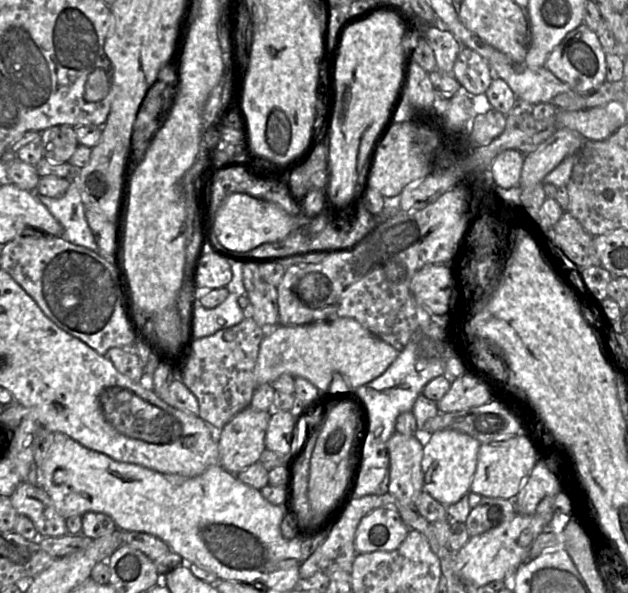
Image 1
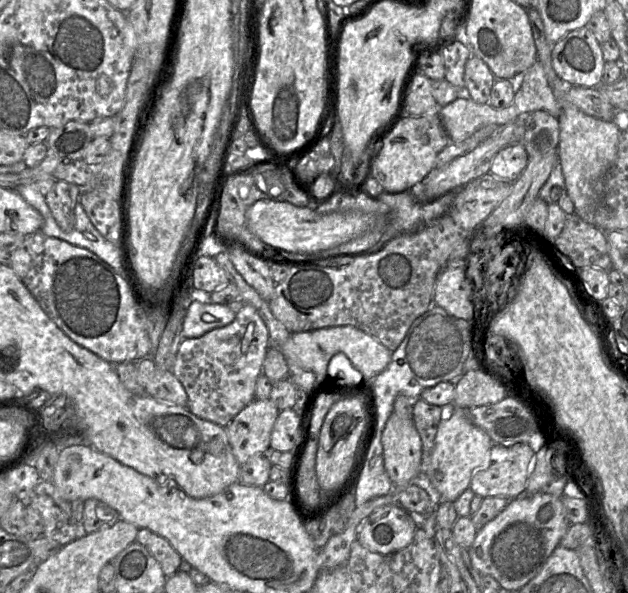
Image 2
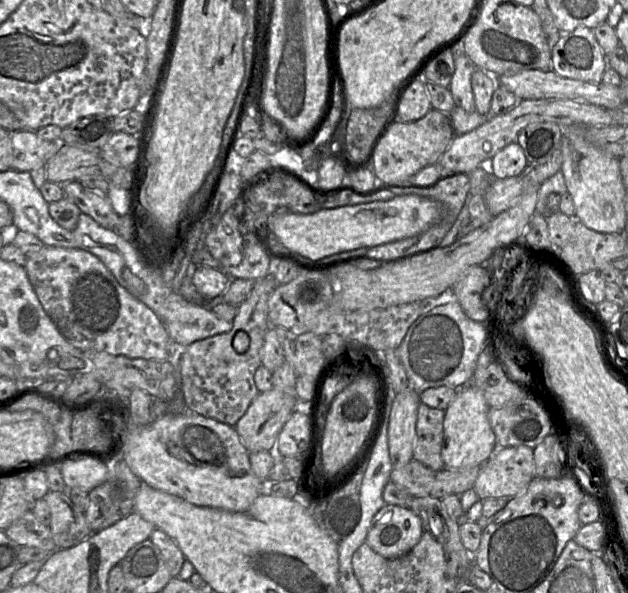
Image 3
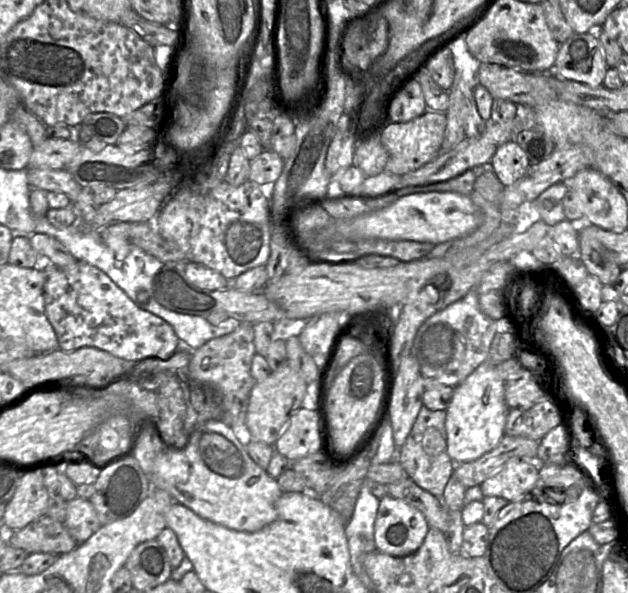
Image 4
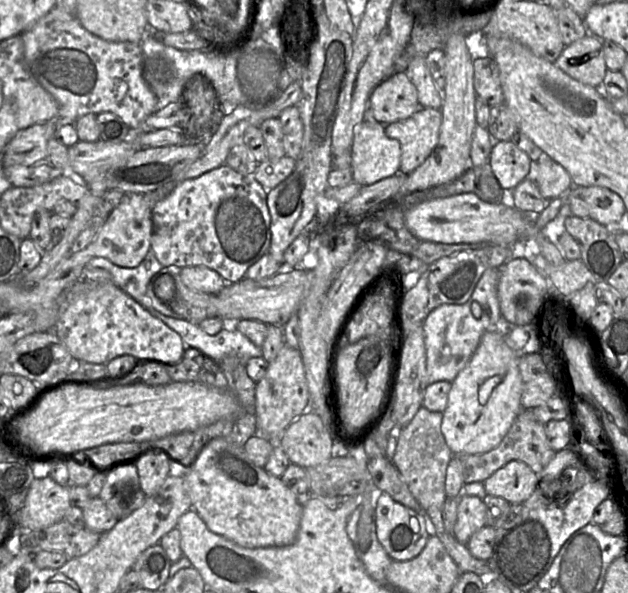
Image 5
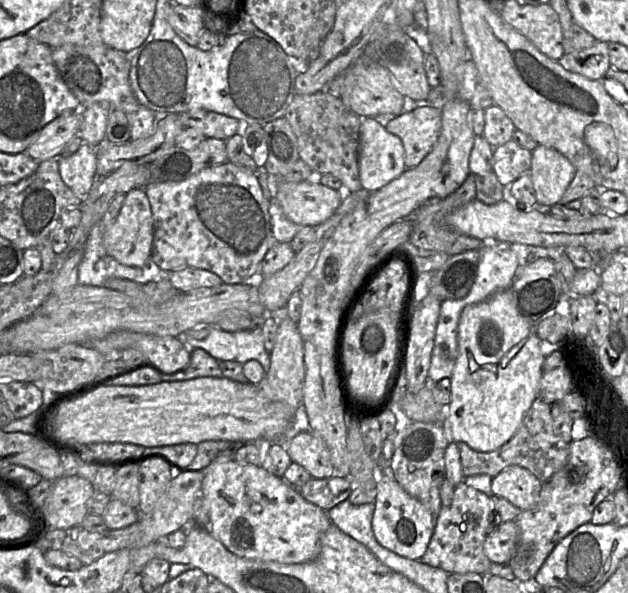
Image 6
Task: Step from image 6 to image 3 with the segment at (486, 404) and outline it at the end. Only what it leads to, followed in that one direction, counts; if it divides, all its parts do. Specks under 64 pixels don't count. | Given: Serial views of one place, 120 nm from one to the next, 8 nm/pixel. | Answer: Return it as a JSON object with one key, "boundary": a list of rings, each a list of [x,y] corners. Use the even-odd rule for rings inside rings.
{"boundary":[[[468,384],[457,390],[457,395],[445,410],[441,456],[445,469],[482,466],[498,449],[488,413],[490,407],[480,389]]]}

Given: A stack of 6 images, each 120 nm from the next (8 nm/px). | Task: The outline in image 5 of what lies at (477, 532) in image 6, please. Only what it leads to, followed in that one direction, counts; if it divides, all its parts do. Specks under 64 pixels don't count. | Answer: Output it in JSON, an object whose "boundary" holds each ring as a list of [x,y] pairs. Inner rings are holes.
{"boundary":[[[464,495],[457,508],[457,520],[453,536],[462,544],[467,544],[471,536],[486,526],[486,506],[483,499]]]}

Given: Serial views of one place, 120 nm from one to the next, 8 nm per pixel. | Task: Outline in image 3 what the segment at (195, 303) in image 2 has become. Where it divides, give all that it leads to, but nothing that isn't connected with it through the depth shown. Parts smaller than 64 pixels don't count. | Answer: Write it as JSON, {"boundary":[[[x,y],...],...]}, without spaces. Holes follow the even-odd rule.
{"boundary":[[[124,269],[122,274],[125,281],[141,294],[136,298],[145,303],[161,320],[172,342],[189,346],[195,341],[228,332],[233,327],[233,321],[220,319],[210,309],[188,302],[180,294],[173,292],[165,284],[162,273],[144,269],[141,271],[141,280],[129,269]]]}

